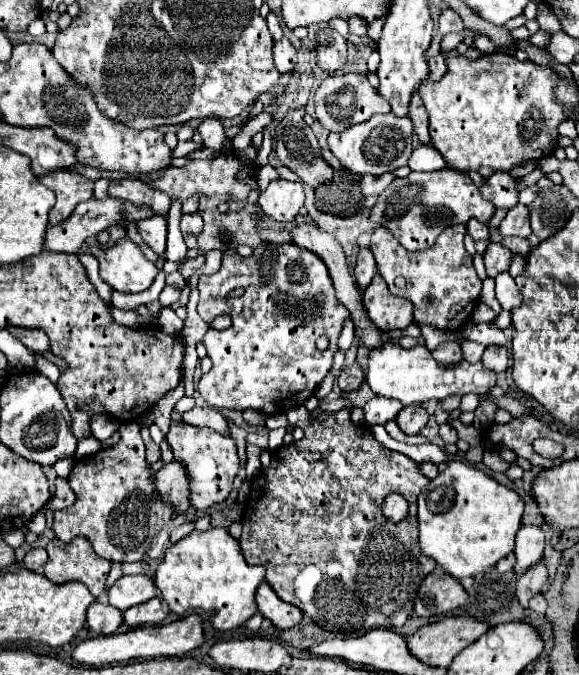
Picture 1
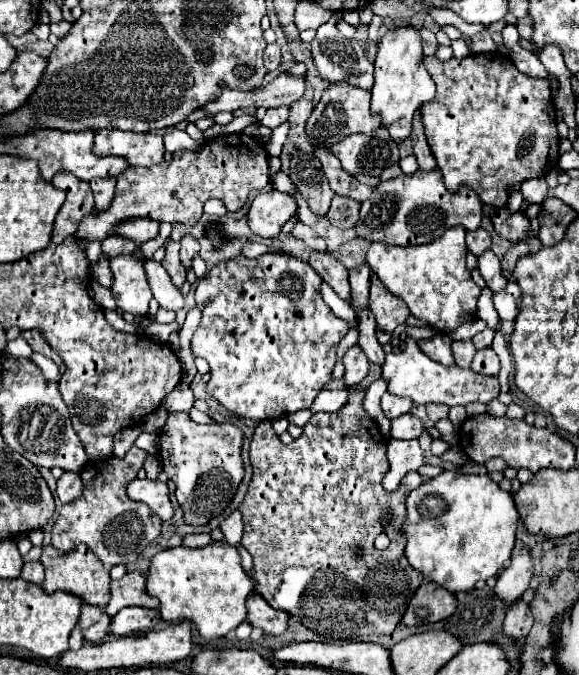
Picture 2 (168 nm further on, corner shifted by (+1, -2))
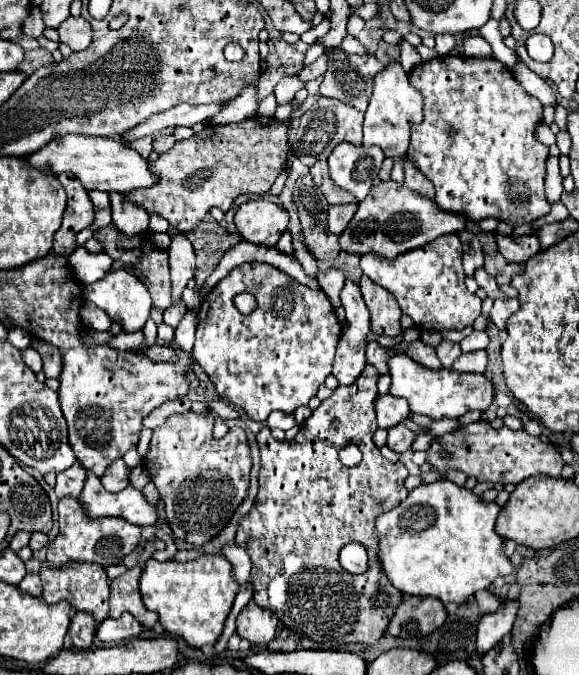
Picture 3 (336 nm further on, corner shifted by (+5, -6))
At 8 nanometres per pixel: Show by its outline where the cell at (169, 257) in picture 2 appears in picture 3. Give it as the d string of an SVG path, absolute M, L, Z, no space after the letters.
M107 225L95 231L95 239L103 245L103 251L111 257L111 259L119 259L123 261L123 267L145 283L145 287L151 293L153 305L161 311L165 311L171 305L171 281L169 281L169 253L163 249L157 249L153 245L153 241L149 239L149 235L133 235L127 237L123 235L115 225Z

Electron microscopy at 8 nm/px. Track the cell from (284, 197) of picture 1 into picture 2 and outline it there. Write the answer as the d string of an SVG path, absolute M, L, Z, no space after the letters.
M283 191L259 193L249 207L249 227L255 235L277 237L281 227L295 215L297 199Z

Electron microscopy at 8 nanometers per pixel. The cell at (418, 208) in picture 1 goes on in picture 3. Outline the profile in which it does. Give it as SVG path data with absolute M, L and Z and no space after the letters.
M381 181L371 187L369 195L359 203L357 213L349 221L349 225L339 235L339 245L347 253L367 255L377 253L387 259L395 259L411 249L431 243L433 239L459 233L465 229L465 217L455 217L455 213L443 213L435 201L427 201L417 193L411 193L403 183L397 181Z

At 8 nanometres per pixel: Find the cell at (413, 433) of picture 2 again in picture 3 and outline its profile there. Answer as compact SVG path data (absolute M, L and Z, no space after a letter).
M403 423L395 425L389 429L389 437L387 437L387 447L395 453L403 453L411 449L411 443L415 439L415 433L409 431Z

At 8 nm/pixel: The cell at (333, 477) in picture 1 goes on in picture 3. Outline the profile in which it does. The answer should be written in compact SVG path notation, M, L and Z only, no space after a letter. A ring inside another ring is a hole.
M367 365L353 385L337 387L333 395L321 401L321 405L301 425L293 441L277 441L273 439L269 427L261 427L257 433L257 443L261 449L259 495L249 515L243 517L235 537L235 543L251 555L253 601L263 609L277 613L283 625L299 637L307 637L323 645L373 645L385 633L397 605L403 601L403 595L387 581L387 577L383 577L383 569L379 569L379 561L375 561L375 549L379 545L375 537L375 517L387 509L393 509L407 497L403 481L409 475L401 463L387 461L371 441L373 433L377 431L377 377L379 371L373 365ZM333 421L337 421L335 427L331 425ZM349 443L363 451L363 459L357 467L345 467L339 461L339 451ZM347 543L361 543L369 551L369 567L365 573L351 575L339 565L339 551ZM307 625L313 627L307 629Z

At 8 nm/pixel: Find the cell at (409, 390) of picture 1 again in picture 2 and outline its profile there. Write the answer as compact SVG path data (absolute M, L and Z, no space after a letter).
M409 339L407 351L403 353L389 353L385 357L385 363L381 367L381 377L387 381L387 391L397 397L409 397L415 405L427 405L427 403L445 403L449 407L453 405L467 405L471 401L489 403L499 395L499 381L491 375L475 373L473 369L463 367L445 367L433 359L429 359L419 345Z

